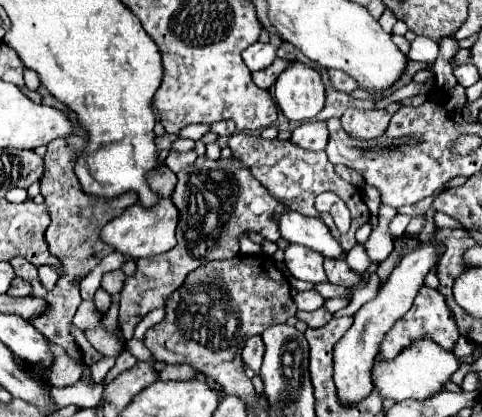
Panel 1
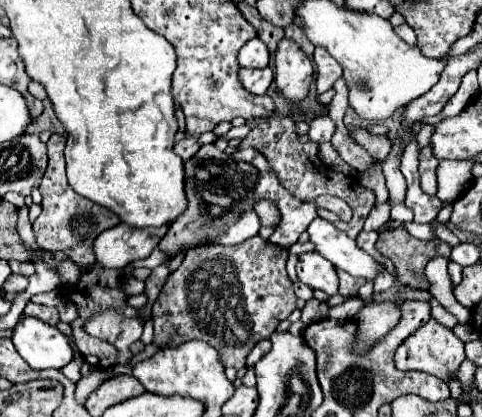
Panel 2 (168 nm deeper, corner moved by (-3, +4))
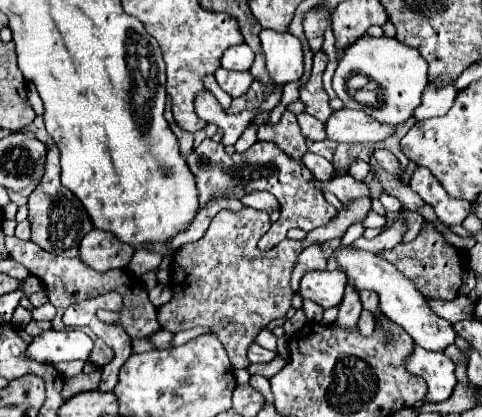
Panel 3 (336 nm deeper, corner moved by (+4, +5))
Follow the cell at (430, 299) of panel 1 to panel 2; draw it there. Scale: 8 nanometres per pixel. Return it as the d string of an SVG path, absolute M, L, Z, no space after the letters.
M429 320L427 326L411 334L411 338L407 338L407 342L403 342L403 346L399 346L395 352L395 366L399 370L421 370L421 372L437 376L443 382L451 382L457 378L455 374L463 360L465 360L463 342L453 334L453 330L441 326L435 320Z

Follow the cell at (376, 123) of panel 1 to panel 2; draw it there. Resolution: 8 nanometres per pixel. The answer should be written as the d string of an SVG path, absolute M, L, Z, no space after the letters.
M363 128L355 130L351 136L355 138L355 142L359 142L379 162L383 162L387 158L389 150L391 150L391 142L389 142L387 136L373 136L367 130L363 130Z

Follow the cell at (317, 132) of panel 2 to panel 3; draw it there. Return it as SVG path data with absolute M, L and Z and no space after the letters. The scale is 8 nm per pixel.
M354 109L334 111L324 127L328 139L344 143L374 143L394 133L394 125L382 125L378 121L372 121L372 117L368 117L364 111Z

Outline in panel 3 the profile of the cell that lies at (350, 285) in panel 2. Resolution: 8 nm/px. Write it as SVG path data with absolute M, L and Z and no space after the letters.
M346 285L344 301L340 301L340 313L338 313L336 323L342 327L348 327L348 329L354 329L358 323L360 311L362 311L362 305L360 305L358 289L354 289L352 285Z

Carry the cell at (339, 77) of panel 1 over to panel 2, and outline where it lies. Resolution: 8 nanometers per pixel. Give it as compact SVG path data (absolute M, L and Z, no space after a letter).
M317 46L315 48L315 64L317 64L317 92L325 92L329 90L335 80L343 74L339 62L335 62L335 58L331 54L327 54L325 48Z

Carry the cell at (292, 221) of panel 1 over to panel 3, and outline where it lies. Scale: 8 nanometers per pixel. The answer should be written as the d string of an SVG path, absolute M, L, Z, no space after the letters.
M352 245L348 247L338 247L336 249L336 261L340 265L340 269L346 273L346 277L358 287L358 289L370 289L376 291L380 295L380 309L400 327L404 327L416 345L430 349L430 351L442 351L446 349L450 343L454 343L454 327L452 323L448 323L446 319L440 319L426 303L424 295L414 287L414 283L410 279L406 279L402 273L398 273L396 267L392 267L392 263L384 261L380 255L376 253L368 253L362 249L356 249Z

